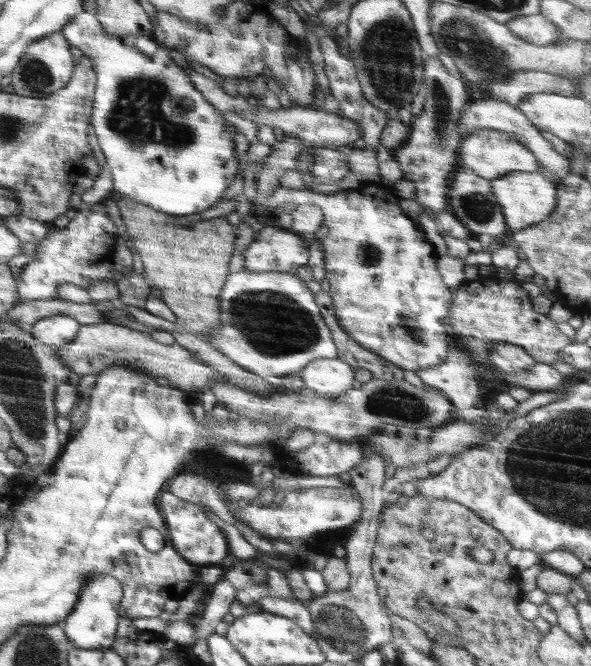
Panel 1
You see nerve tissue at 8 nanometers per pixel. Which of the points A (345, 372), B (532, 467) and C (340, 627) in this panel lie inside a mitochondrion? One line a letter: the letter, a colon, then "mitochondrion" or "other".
A: other
B: mitochondrion
C: mitochondrion

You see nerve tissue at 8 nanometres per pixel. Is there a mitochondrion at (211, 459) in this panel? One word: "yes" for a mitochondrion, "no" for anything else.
no

